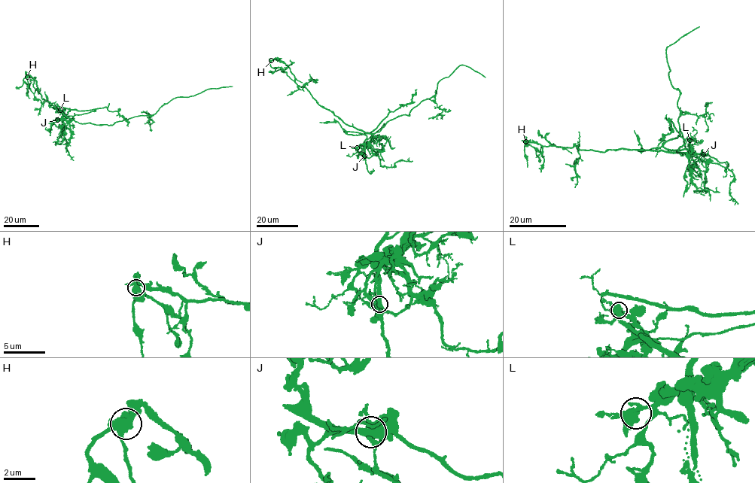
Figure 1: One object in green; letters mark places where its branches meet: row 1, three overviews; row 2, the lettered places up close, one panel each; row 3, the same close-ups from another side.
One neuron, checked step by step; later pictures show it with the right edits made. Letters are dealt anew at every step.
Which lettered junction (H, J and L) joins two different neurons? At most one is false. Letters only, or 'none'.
J

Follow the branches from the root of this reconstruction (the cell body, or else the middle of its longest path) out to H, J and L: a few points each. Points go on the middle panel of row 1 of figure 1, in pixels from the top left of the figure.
H: (388, 122), (372, 134), (345, 124), (320, 105), (305, 88), (297, 85), (287, 65), (276, 59), (271, 60)
J: (388, 122), (381, 129), (372, 134), (372, 139), (364, 147), (364, 156)
L: (388, 122), (381, 129), (372, 134), (371, 141), (357, 147)

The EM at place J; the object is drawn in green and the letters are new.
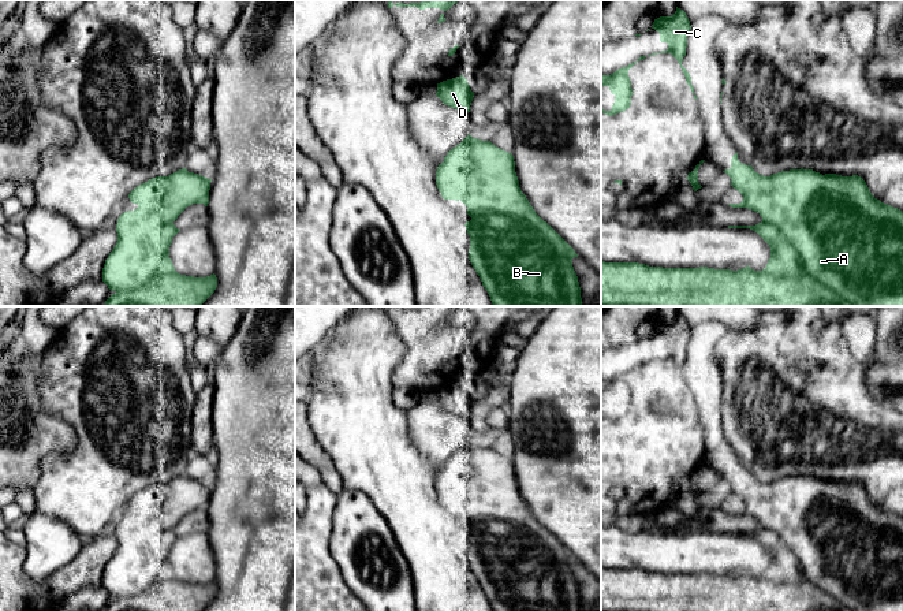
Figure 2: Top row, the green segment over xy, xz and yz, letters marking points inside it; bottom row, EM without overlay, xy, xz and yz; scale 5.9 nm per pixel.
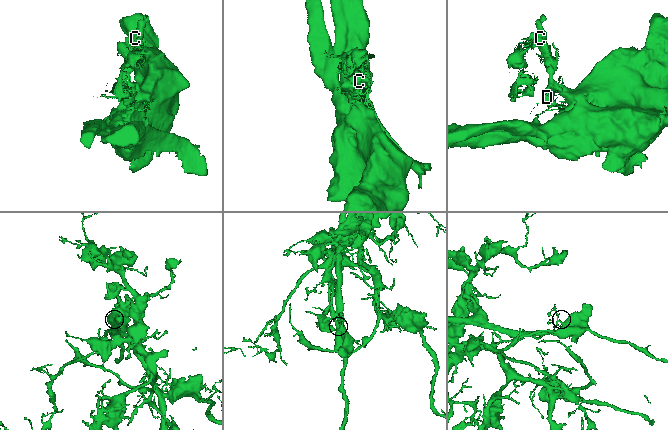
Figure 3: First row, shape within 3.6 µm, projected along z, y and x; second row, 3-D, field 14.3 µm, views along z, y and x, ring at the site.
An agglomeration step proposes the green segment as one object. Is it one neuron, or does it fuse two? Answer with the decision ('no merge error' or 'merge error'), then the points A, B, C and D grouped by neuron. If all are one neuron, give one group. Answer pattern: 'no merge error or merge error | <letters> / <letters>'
merge error | A B / C D

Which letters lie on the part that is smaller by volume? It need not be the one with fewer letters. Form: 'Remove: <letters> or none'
Remove: C, D

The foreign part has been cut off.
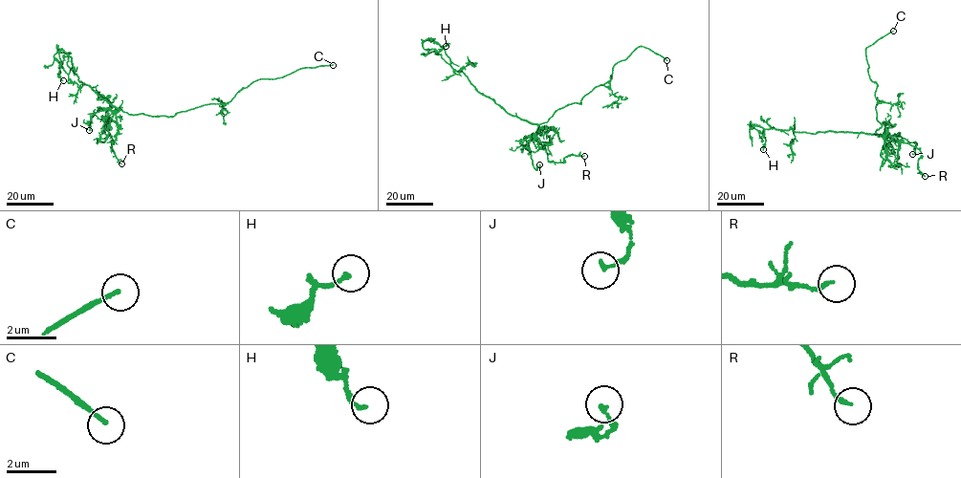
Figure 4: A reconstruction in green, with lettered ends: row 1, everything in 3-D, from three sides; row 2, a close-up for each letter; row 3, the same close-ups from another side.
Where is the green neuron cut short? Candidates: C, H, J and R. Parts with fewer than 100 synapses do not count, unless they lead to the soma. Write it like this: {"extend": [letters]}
{"extend": ["C"]}

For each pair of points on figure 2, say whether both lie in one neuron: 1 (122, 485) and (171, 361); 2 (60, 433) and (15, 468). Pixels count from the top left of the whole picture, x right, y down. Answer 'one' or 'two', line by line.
1: one
2: one

